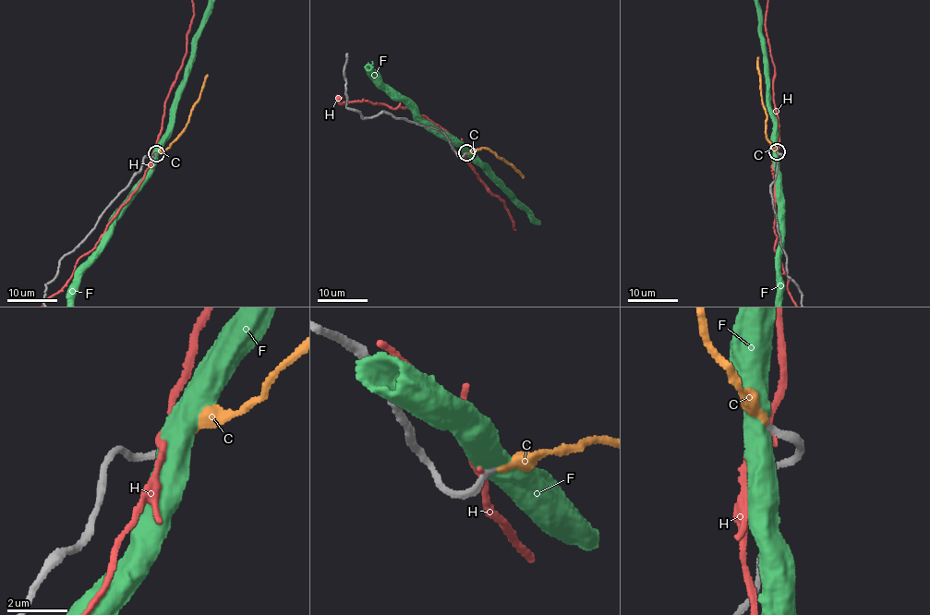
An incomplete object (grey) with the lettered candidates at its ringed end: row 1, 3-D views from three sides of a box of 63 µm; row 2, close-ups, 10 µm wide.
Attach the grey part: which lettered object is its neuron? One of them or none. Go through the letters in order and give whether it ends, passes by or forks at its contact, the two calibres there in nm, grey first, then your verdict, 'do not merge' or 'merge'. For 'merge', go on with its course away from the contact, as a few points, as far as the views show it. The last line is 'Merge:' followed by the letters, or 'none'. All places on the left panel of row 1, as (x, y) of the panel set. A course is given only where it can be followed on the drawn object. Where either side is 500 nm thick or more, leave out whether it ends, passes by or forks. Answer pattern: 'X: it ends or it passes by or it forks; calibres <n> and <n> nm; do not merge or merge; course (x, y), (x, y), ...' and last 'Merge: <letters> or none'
C: it ends; calibres 220 and 240 nm; merge; course (156, 153), (167, 150), (185, 127), (207, 74)
F: calibres 240 and 700 nm; do not merge
H: it passes by; calibres 280 and 170 nm; do not merge
Merge: C

